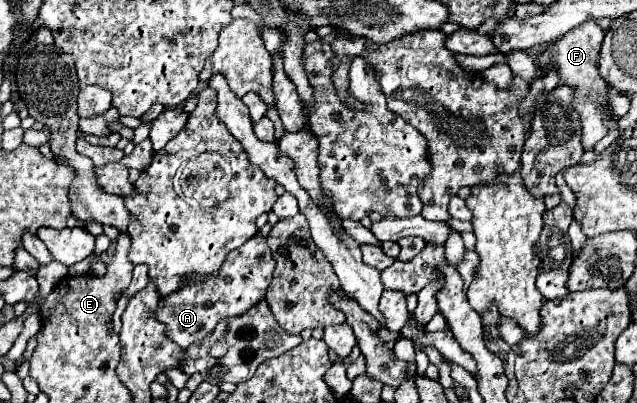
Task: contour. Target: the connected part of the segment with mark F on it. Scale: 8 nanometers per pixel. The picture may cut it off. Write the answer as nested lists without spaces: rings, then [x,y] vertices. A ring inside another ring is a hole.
[[[588,19],[588,23],[568,31],[568,35],[564,35],[564,39],[558,39],[556,43],[552,43],[546,51],[542,51],[538,55],[538,69],[540,69],[542,77],[546,77],[548,71],[556,71],[560,77],[558,85],[568,85],[574,89],[572,103],[580,115],[584,151],[592,151],[594,145],[602,137],[608,135],[610,123],[616,121],[616,117],[612,113],[610,97],[608,97],[608,85],[598,73],[598,57],[600,57],[602,39],[604,39],[604,31],[596,25],[594,19]]]

